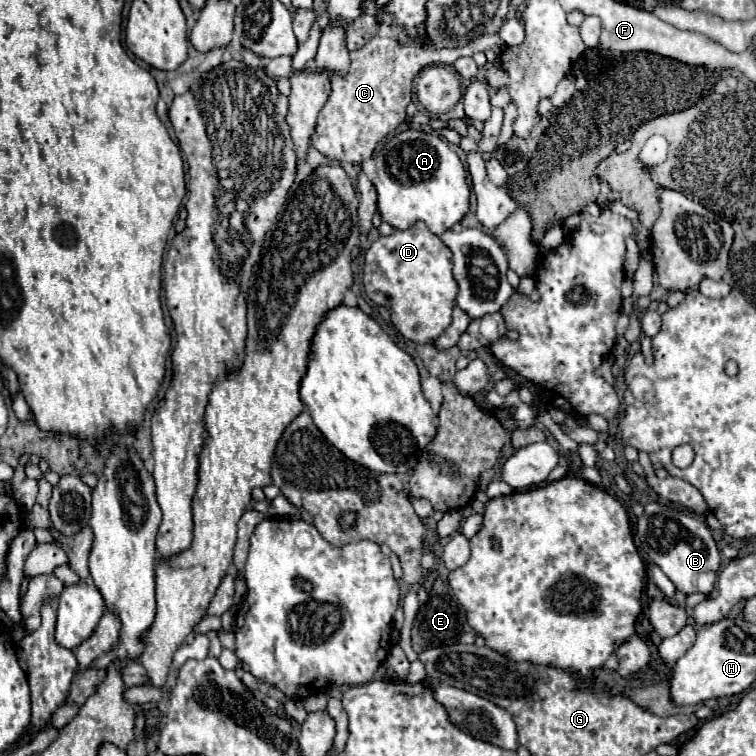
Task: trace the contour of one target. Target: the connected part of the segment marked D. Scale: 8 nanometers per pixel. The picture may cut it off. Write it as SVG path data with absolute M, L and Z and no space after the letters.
M416 223L406 231L394 231L388 237L378 237L366 251L364 289L374 303L390 311L394 327L406 339L430 343L452 321L456 299L452 251L424 223Z

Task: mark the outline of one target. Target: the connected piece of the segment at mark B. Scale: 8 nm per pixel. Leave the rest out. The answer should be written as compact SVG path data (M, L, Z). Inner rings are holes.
M648 503L644 507L644 515L636 521L636 537L640 541L642 551L652 559L652 563L656 563L668 575L668 579L674 583L678 591L686 595L710 595L714 591L722 555L716 547L716 541L708 525L690 515L690 511Z

